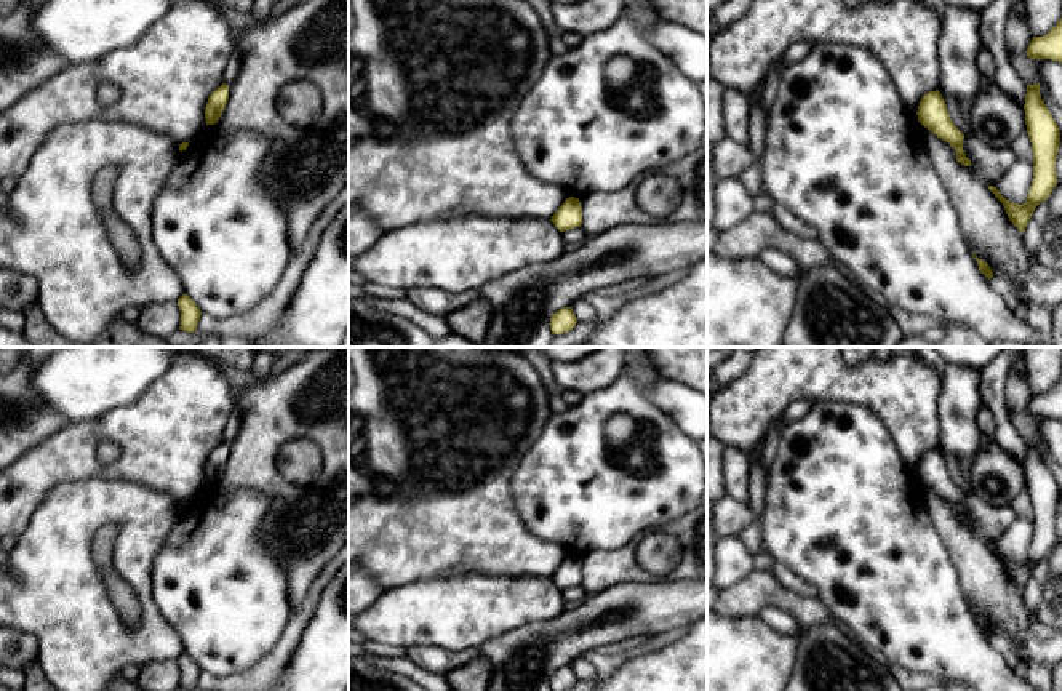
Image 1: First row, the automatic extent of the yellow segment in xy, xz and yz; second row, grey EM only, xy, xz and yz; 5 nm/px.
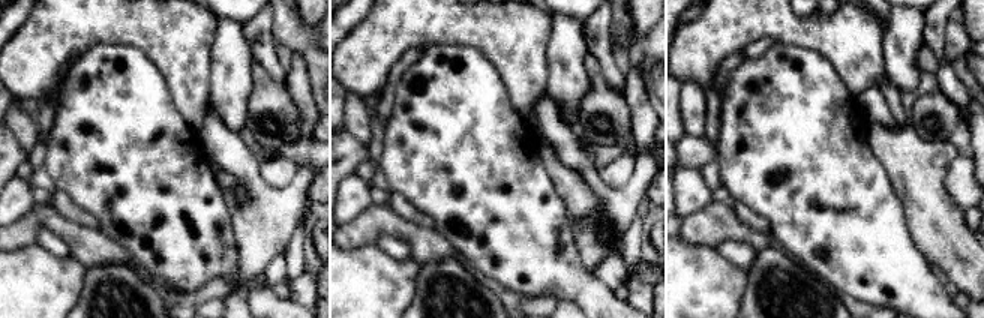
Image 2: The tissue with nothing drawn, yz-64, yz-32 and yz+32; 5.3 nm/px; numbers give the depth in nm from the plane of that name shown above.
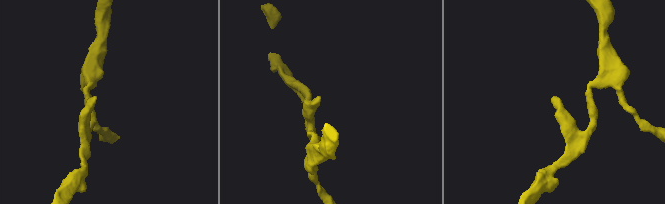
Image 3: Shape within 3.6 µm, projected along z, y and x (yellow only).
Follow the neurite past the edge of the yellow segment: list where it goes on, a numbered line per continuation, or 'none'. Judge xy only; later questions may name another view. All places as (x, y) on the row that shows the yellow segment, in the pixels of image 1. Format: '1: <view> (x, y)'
none

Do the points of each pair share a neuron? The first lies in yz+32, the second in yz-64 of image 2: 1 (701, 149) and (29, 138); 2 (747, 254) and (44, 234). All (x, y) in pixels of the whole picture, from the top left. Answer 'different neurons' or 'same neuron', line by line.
1: different neurons
2: same neuron

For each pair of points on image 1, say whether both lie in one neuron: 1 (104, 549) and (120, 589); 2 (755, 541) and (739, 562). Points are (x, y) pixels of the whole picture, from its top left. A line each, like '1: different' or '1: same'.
1: same
2: different

